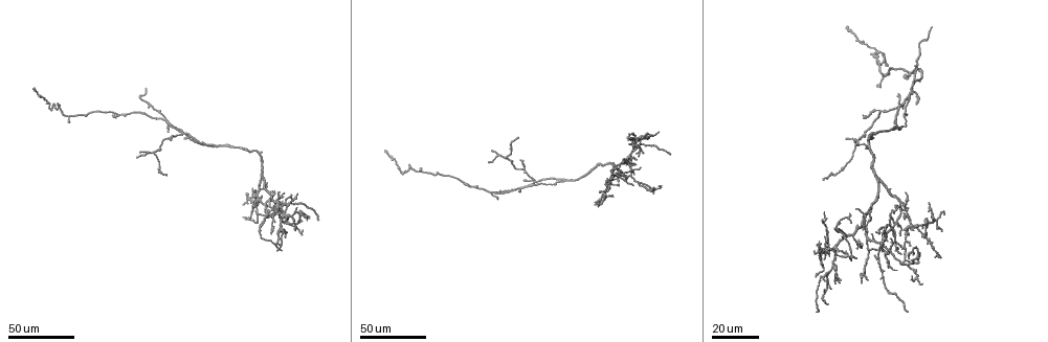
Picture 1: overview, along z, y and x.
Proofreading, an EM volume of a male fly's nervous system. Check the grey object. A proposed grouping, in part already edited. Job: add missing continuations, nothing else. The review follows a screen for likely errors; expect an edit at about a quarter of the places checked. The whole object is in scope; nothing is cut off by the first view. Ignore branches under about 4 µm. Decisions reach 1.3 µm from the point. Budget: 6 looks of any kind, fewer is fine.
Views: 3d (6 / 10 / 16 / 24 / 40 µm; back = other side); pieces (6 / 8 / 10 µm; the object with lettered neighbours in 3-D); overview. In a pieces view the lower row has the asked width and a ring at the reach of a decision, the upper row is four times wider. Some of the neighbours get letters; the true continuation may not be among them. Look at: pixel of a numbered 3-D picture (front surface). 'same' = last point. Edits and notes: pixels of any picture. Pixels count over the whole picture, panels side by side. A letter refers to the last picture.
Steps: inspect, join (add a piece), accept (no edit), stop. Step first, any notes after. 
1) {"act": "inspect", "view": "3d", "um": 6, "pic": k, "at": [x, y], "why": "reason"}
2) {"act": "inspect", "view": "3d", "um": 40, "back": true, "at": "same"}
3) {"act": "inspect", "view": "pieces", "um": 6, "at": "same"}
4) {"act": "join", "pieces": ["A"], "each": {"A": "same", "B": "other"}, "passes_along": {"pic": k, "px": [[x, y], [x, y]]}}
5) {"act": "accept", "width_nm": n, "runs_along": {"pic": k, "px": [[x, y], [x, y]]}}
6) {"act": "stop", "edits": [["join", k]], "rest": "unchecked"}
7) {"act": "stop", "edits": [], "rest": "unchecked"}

{"act": "inspect", "view": "3d", "um": 24, "pic": 1, "at": [520, 190], "why": "free end"}

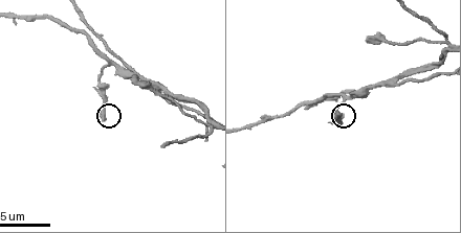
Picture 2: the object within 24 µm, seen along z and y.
{"act": "inspect", "view": "3d", "um": 10, "pic": 2, "at": [103, 118]}

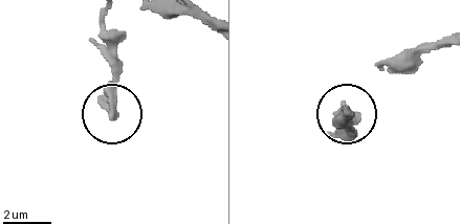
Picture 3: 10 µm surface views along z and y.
{"act": "inspect", "view": "pieces", "um": 6, "pic": 3, "at": [113, 115]}

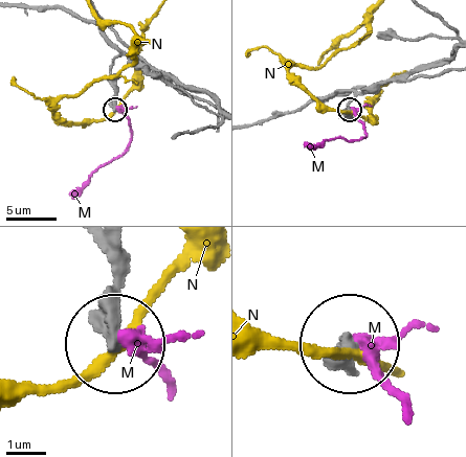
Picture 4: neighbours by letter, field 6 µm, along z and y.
{"act": "accept", "each": {"M": "other", "N": "other"}, "runs_along": {"pic": 4, "px": [[111, 248], [111, 344]]}, "found": "none of them fits"}

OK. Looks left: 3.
{"act": "inspect", "view": "3d", "um": 40, "pic": 1, "at": [932, 29], "why": "free end"}

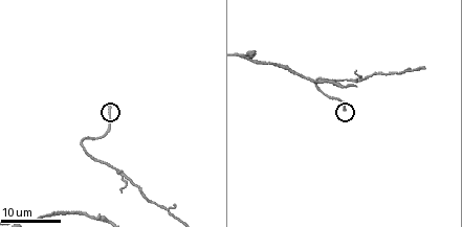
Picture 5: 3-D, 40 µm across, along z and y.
{"act": "inspect", "view": "pieces", "um": 6, "pic": 5, "at": [107, 106], "why": "see the neighbours"}

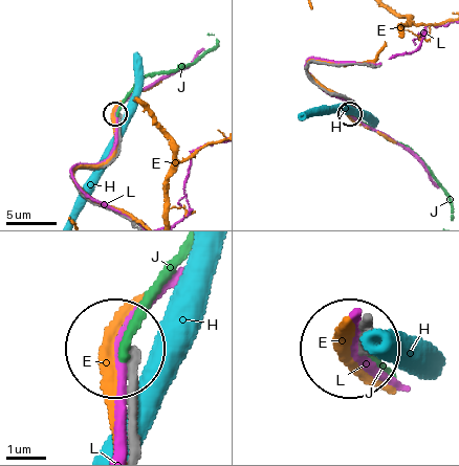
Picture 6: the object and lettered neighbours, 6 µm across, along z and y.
{"act": "accept", "each": {"E": "other", "H": "other", "J": "other", "L": "other"}, "runs_along": {"pic": 6, "px": [[127, 440], [127, 353]]}, "found": "none of them fits"}

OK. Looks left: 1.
{"act": "stop", "edits": [], "rest": "unchecked"}

